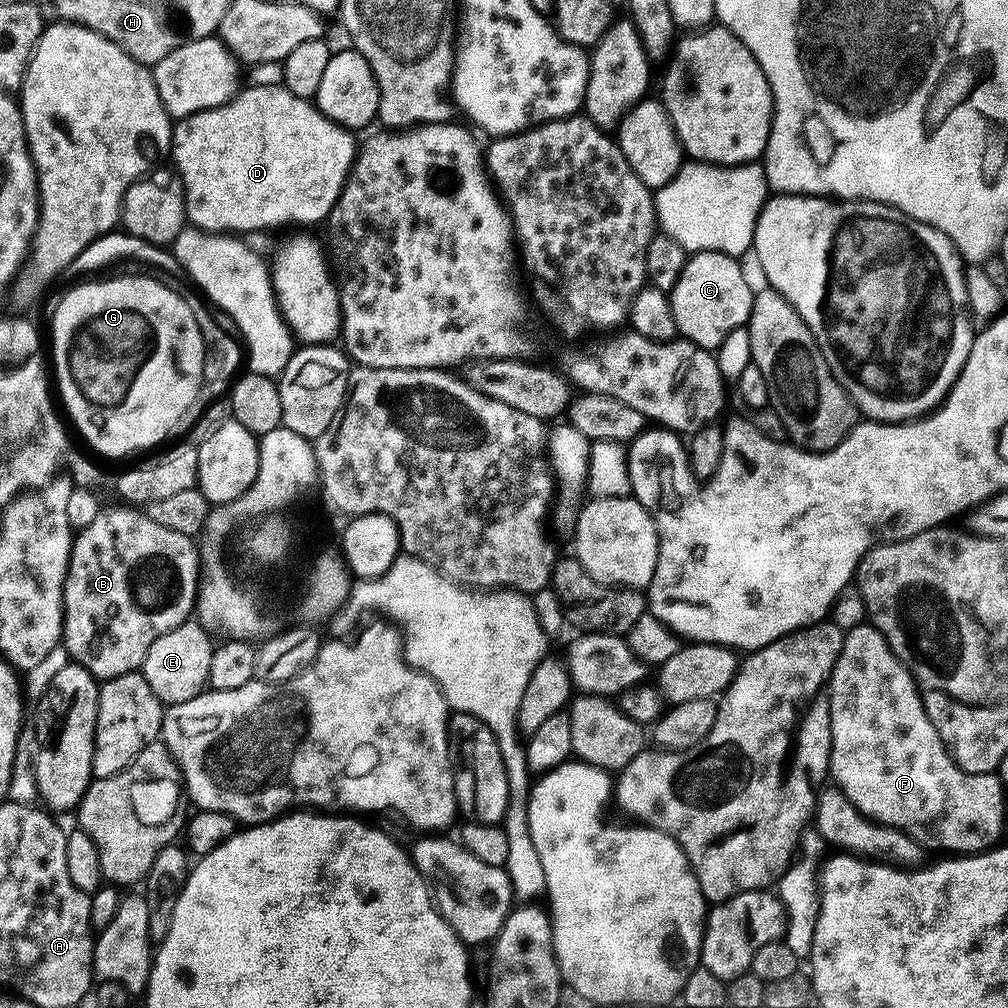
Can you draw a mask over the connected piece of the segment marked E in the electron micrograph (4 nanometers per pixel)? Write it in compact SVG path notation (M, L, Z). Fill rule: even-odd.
M185 622L170 634L162 634L146 650L143 673L150 690L165 706L190 702L190 698L199 696L208 688L208 675L210 674L210 658L214 651L213 637L205 631L199 622Z

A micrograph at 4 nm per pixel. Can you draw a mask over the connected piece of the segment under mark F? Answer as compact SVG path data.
M870 622L862 626L854 626L854 630L844 633L842 654L838 654L838 662L834 666L832 676L826 685L826 699L828 702L828 721L832 735L832 759L830 761L830 776L835 787L841 788L846 798L855 808L878 824L885 824L891 828L899 828L901 832L917 840L925 849L945 848L948 854L975 854L983 852L1001 843L1000 835L1004 832L1004 792L1005 785L1001 784L999 776L995 774L970 774L963 772L956 765L956 760L942 742L938 730L934 730L934 722L924 712L924 703L920 692L916 689L916 679L908 673L908 668L890 650L886 638Z

